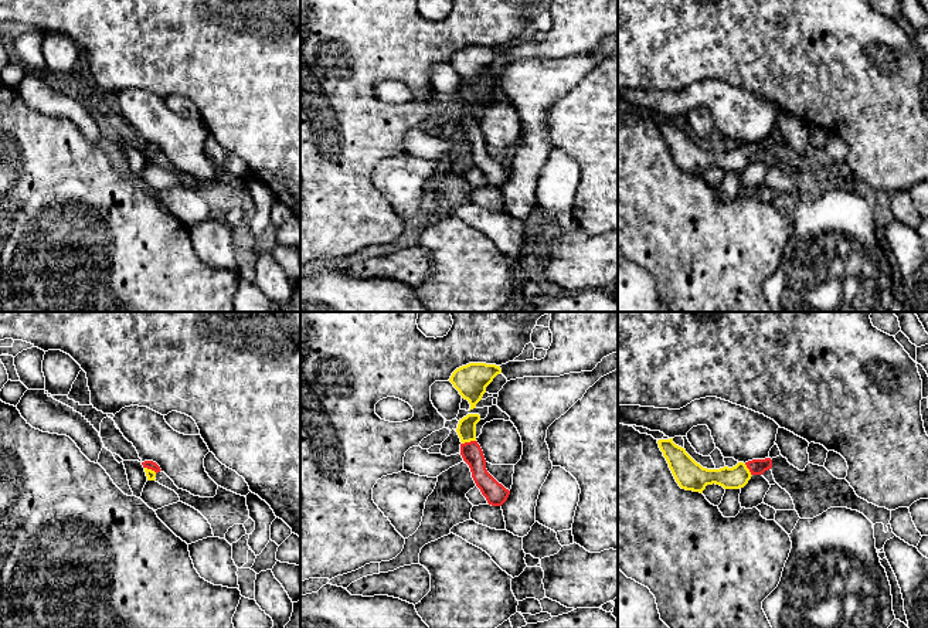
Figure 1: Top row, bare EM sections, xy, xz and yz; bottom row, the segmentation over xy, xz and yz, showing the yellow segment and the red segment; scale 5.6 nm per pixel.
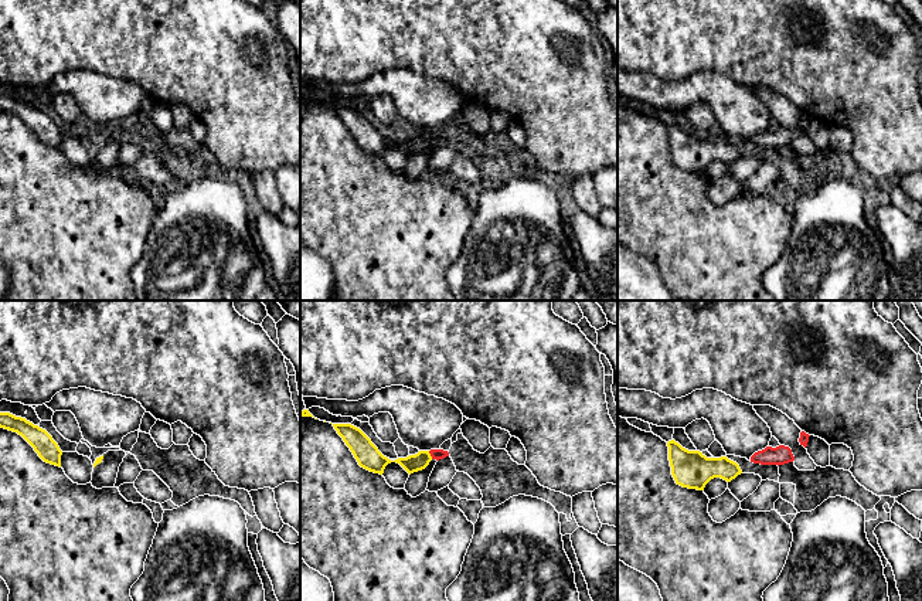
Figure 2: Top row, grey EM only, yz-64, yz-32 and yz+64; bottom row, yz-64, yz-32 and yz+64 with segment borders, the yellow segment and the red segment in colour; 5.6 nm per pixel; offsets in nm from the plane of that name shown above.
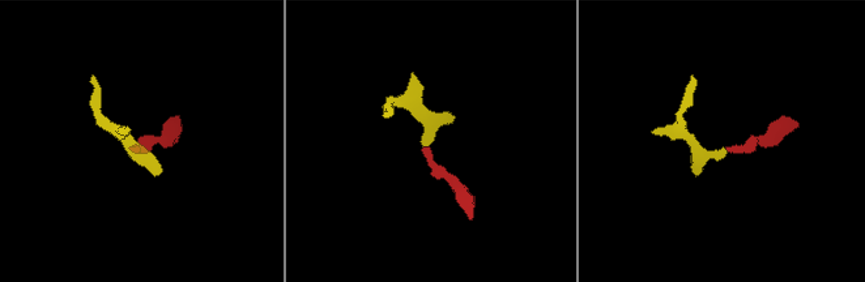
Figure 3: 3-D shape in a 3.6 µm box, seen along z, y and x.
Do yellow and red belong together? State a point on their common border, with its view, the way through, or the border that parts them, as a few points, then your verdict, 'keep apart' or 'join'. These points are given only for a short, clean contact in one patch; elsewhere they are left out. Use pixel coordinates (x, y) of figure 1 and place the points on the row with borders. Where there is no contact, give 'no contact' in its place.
meets yellow in xz at (468, 441); runs through xz (466, 428), (468, 441), (472, 454); join

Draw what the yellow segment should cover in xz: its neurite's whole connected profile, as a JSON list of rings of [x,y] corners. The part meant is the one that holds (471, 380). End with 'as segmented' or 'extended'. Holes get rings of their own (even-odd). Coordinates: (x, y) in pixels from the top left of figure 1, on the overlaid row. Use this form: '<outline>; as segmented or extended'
[[[469,363],[456,369],[449,381],[459,391],[462,398],[469,401],[470,410],[473,410],[486,393],[486,387],[500,373],[502,369],[496,364]]]; as segmented

